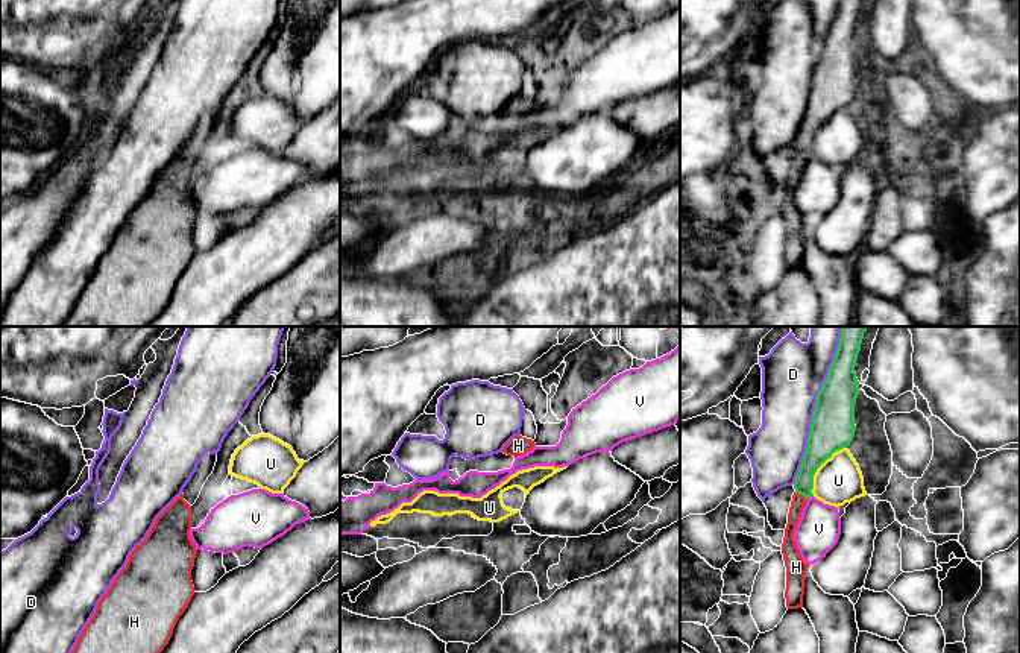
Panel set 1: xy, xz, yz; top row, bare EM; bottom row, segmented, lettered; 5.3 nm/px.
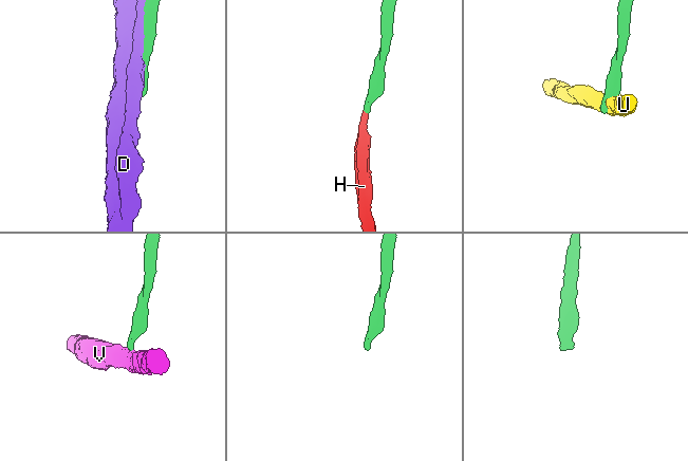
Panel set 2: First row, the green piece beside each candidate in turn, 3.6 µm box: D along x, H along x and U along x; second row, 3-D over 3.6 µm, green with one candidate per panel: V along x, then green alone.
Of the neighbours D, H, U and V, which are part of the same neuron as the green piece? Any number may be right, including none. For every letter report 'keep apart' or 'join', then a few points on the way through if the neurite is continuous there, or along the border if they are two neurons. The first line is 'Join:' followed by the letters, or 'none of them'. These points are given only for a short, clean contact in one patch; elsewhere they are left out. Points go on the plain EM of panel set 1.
Join: H
D: keep apart
H: join; runs through yz (818, 110), (805, 135), (802, 154), (799, 161)
U: keep apart; border along yz (846, 107), (835, 111), (817, 129), (812, 155)
V: keep apart; border along yz (812, 155), (806, 158)

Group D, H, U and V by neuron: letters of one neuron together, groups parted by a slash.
D / H / U V

